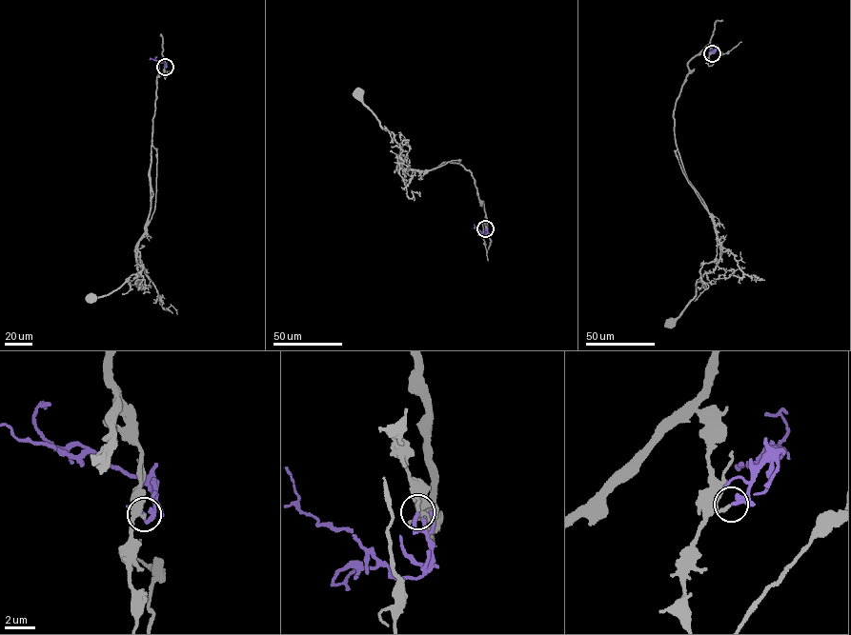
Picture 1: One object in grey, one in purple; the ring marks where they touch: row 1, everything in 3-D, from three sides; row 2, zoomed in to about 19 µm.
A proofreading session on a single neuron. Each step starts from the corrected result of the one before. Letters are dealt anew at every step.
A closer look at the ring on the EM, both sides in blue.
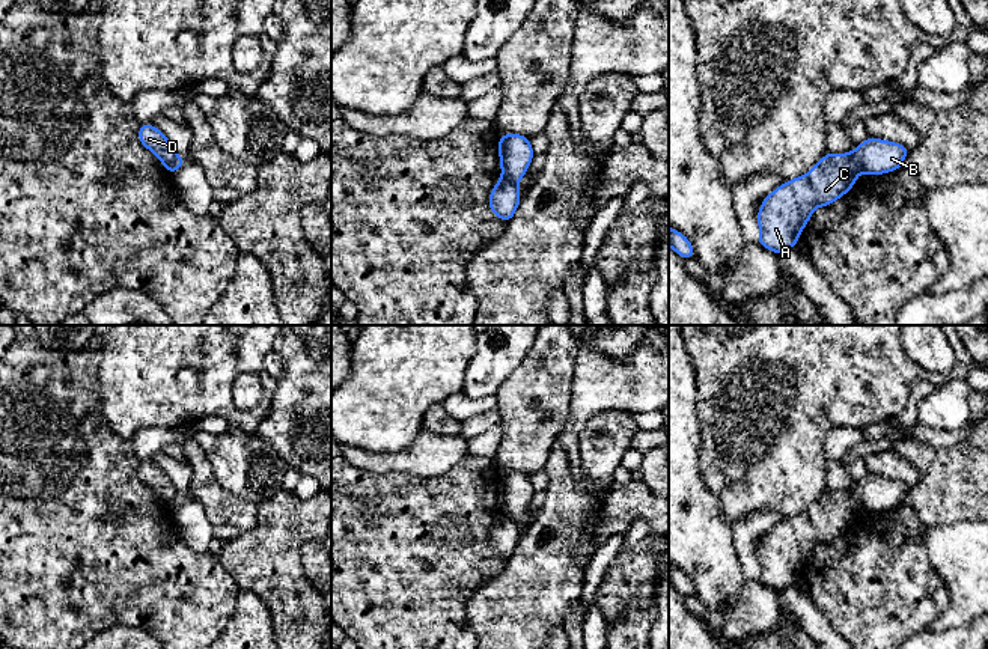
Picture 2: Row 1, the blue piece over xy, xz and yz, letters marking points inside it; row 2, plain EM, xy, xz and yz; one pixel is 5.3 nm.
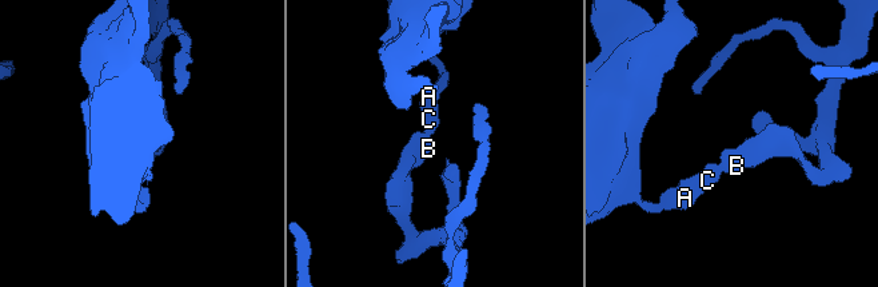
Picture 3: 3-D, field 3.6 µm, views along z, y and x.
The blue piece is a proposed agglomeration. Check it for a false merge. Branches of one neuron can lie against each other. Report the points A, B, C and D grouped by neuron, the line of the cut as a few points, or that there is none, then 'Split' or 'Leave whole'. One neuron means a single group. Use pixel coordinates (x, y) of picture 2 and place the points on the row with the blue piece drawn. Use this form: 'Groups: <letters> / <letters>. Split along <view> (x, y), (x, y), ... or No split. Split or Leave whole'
Groups: A C / B D. Split along yz (851, 152), (862, 170). Split

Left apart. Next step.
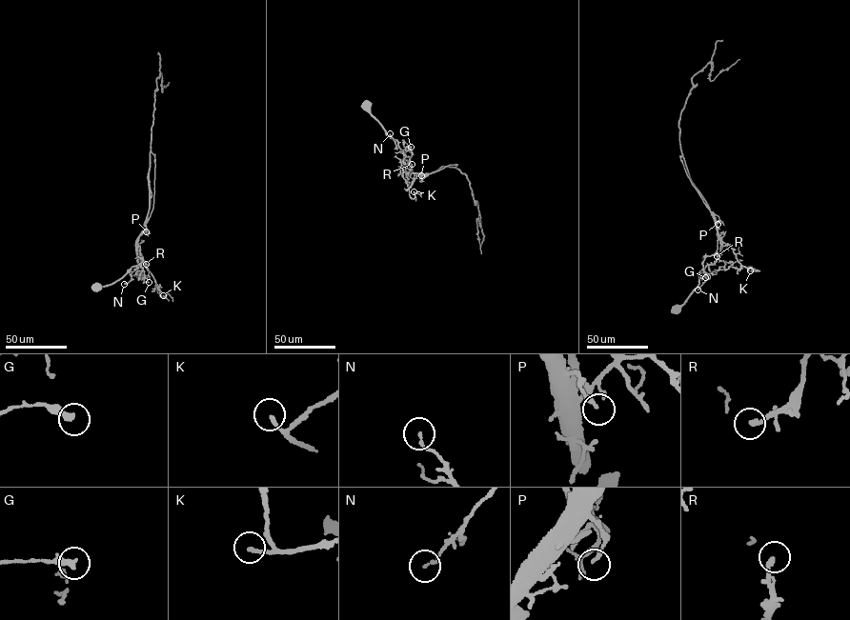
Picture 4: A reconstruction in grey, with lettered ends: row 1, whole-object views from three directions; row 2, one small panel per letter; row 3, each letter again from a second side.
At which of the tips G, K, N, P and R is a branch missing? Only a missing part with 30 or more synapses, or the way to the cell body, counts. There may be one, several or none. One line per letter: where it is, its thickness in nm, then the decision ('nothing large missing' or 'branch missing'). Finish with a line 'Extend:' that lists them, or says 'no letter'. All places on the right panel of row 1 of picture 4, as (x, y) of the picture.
G: place (705, 277); calibre 300 nm; nothing large missing
K: place (750, 270); calibre 160 nm; nothing large missing
N: place (698, 290); calibre 140 nm; nothing large missing
P: place (718, 224); calibre 180 nm; nothing large missing
R: place (717, 256); calibre 190 nm; nothing large missing
Extend: no letter

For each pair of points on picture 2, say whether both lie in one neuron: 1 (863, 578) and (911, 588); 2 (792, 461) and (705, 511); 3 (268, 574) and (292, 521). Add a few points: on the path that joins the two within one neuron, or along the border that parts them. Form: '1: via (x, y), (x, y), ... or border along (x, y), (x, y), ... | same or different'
1: via (875, 588), (899, 588) | same
2: border along (701, 472), (722, 515), (731, 524) | different
3: via (268, 560), (279, 535) | same

